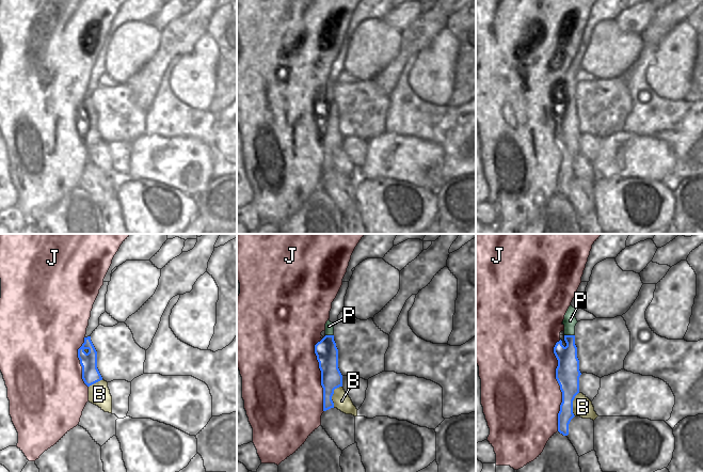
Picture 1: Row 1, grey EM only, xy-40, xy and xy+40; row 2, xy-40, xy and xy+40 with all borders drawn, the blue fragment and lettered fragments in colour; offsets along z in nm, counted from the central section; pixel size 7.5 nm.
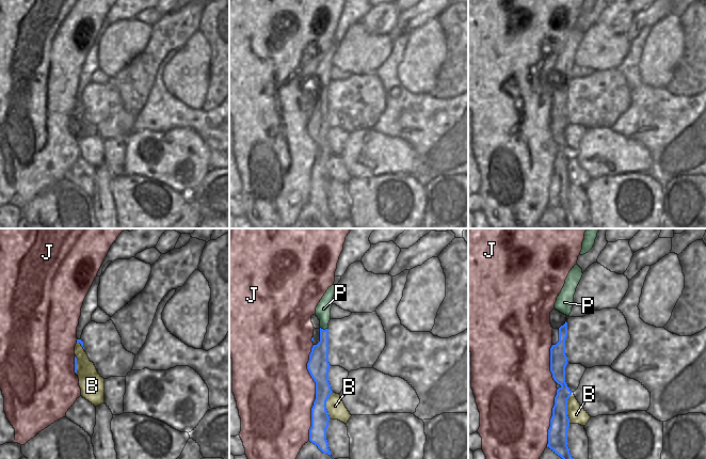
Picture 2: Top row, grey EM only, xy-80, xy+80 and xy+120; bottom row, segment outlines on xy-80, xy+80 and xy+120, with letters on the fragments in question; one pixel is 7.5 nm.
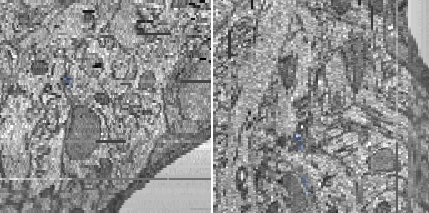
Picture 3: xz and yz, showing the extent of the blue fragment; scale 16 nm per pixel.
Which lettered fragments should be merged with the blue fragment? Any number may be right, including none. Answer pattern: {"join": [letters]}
{"join": ["P"]}

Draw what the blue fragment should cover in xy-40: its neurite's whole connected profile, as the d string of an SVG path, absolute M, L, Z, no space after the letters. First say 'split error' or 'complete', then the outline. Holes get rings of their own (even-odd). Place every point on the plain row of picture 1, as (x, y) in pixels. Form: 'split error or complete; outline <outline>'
complete; outline M91 97L84 98L84 104L78 110L78 119L82 127L82 140L87 147L102 141L97 129L97 112Z

